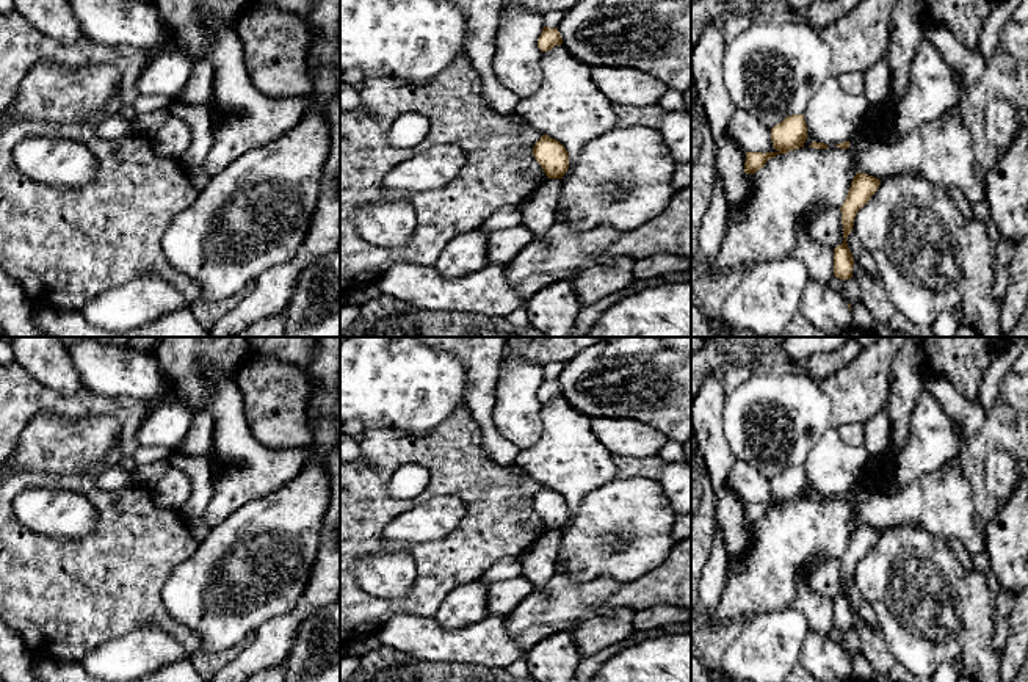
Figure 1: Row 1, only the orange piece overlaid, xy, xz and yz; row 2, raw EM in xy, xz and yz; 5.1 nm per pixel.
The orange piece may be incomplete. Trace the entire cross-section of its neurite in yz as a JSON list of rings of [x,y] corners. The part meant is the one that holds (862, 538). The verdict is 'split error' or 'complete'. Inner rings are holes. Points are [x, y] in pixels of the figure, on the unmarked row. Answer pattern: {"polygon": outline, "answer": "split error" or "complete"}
{"polygon": [[[857,524],[851,533],[848,547],[840,558],[843,575],[843,594],[834,600],[834,627],[838,630],[851,630],[854,610],[848,599],[846,589],[852,582],[857,563],[871,550],[878,542],[881,531],[865,524]]], "answer": "complete"}

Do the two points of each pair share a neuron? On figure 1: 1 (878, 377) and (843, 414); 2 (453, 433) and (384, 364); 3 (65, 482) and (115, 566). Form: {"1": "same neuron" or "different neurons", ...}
{"1": "same neuron", "2": "different neurons", "3": "same neuron"}

